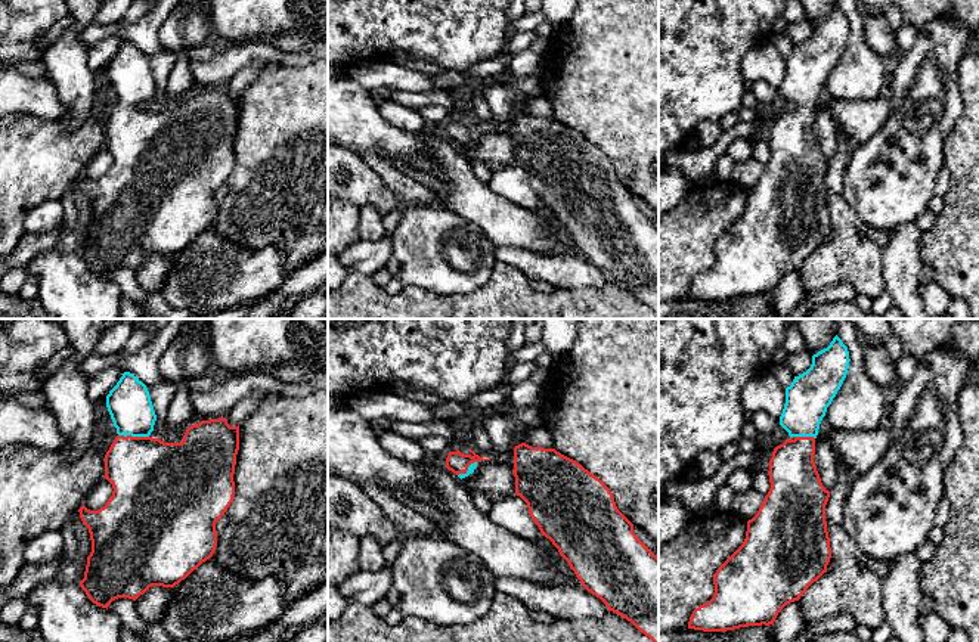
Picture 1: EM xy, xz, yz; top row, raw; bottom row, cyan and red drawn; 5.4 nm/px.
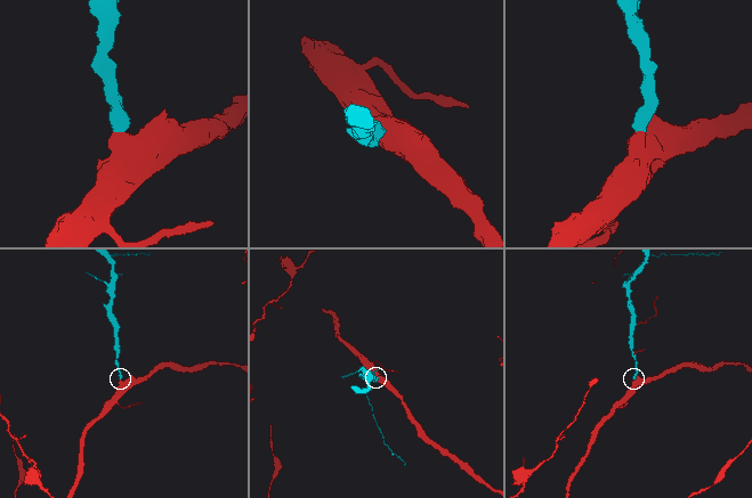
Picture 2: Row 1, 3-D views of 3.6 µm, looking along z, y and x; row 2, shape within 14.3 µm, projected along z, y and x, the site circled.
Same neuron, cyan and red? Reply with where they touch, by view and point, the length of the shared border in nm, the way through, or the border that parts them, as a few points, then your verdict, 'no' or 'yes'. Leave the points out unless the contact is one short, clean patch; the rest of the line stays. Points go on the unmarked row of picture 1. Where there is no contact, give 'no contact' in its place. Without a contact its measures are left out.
xy (133, 105) | 170 nm | across xy (129, 73), (133, 84), (133, 105), (133, 127), (149, 146) | yes

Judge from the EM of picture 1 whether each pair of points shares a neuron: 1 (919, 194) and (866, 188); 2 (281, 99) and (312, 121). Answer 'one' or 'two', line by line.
1: one
2: one

